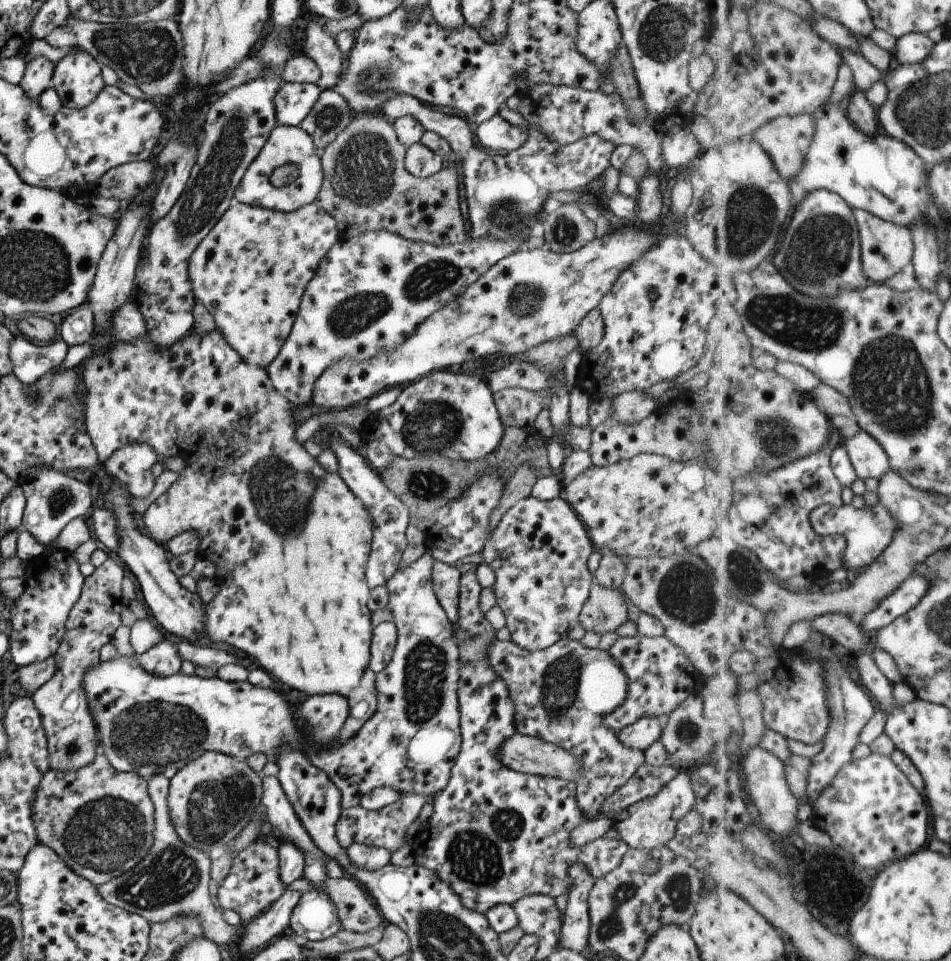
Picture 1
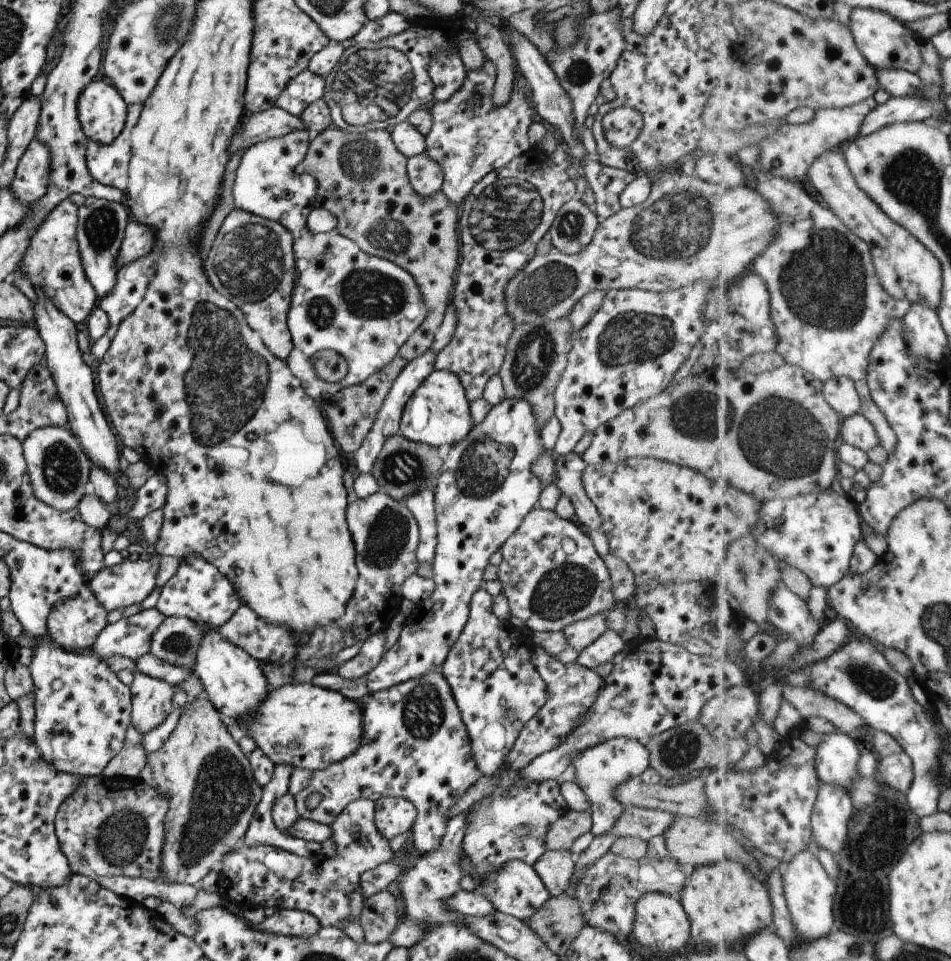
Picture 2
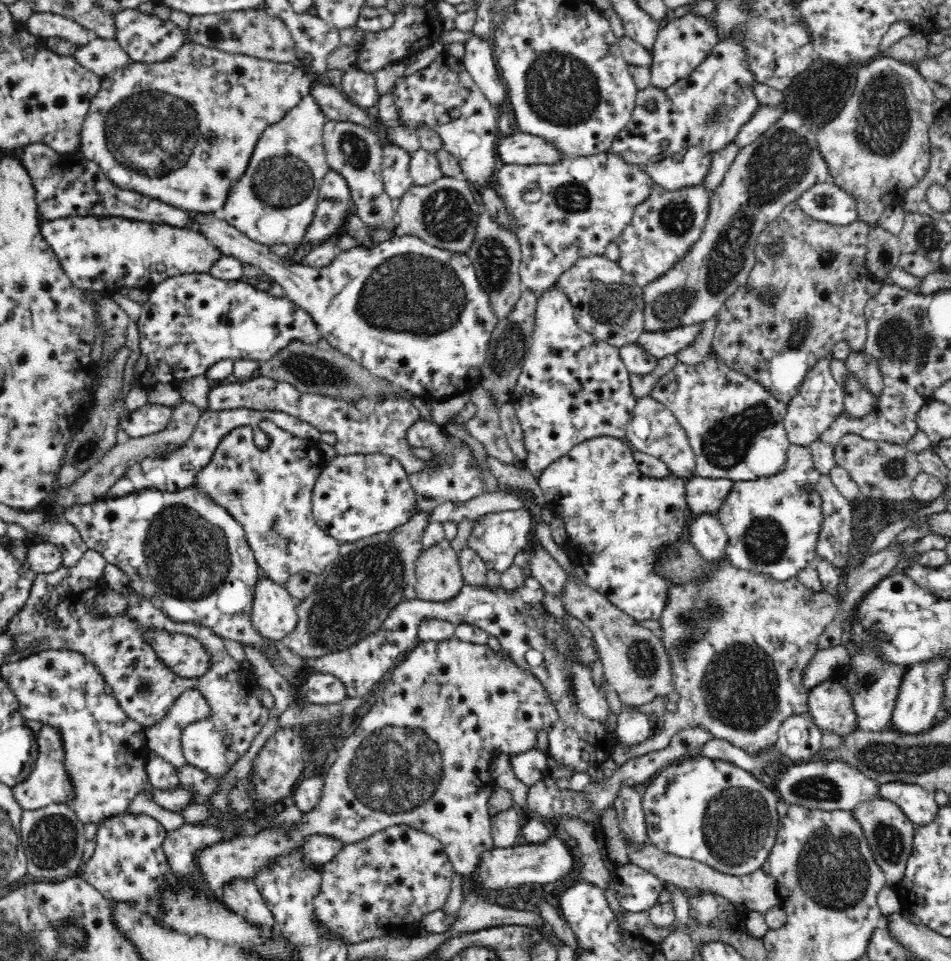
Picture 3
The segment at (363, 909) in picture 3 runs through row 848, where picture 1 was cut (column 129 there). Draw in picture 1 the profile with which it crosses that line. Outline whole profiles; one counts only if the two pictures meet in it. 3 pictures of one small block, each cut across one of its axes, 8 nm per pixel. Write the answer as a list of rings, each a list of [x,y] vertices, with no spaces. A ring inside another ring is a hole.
[[[191,328],[167,347],[156,347],[147,334],[131,342],[112,341],[104,351],[91,355],[80,366],[80,382],[85,389],[84,427],[99,461],[105,461],[118,448],[135,442],[146,444],[155,454],[176,454],[186,462],[178,472],[177,480],[142,512],[142,521],[146,535],[159,544],[171,540],[181,532],[195,533],[202,547],[201,555],[207,556],[214,564],[216,574],[213,579],[218,589],[212,600],[204,605],[206,619],[202,635],[207,635],[213,642],[227,642],[229,646],[243,650],[245,654],[255,658],[260,664],[259,668],[271,674],[275,680],[285,686],[293,686],[307,696],[335,693],[347,697],[351,689],[357,686],[370,657],[370,634],[373,627],[366,605],[370,590],[364,577],[364,568],[370,551],[372,524],[365,507],[353,496],[341,477],[321,468],[303,445],[295,441],[295,407],[278,394],[269,380],[268,372],[263,367],[246,363],[225,342],[224,336],[217,329],[197,333]]]

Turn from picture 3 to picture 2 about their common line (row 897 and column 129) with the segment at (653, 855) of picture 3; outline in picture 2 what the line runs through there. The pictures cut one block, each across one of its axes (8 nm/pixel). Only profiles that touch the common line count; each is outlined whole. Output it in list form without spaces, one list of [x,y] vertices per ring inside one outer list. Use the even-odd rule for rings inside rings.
[[[131,723],[125,730],[125,738],[121,750],[103,768],[102,775],[109,778],[137,779],[139,772],[145,766],[147,752],[141,746],[141,732],[133,728]]]

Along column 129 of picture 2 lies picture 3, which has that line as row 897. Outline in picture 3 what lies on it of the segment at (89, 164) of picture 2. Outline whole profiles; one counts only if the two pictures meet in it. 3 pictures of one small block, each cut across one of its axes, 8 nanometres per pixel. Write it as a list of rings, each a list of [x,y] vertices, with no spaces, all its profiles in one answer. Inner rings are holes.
[[[124,813],[123,815],[108,817],[104,826],[100,826],[100,830],[96,834],[96,850],[94,850],[92,858],[85,862],[83,879],[111,902],[127,902],[130,899],[142,899],[142,901],[157,899],[170,884],[168,880],[173,877],[162,846],[166,835],[167,830],[162,828],[157,820],[145,814],[132,816]]]

